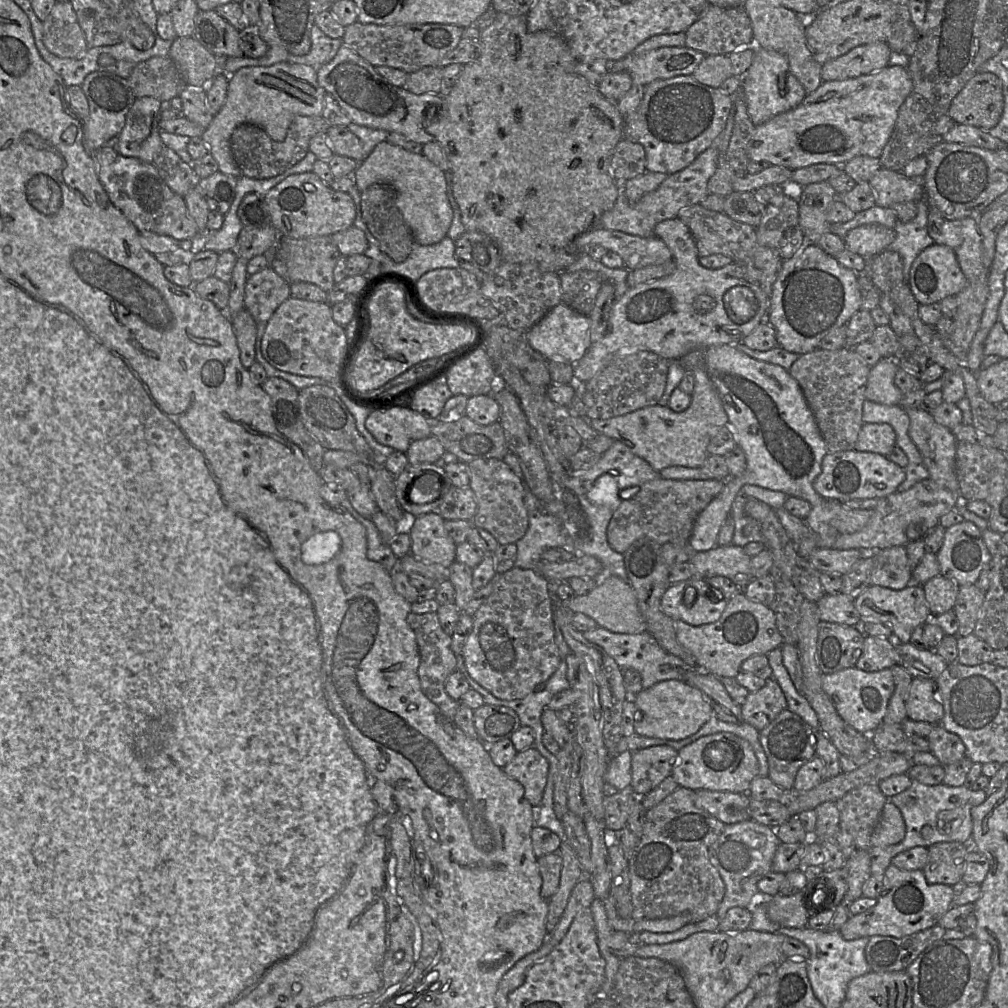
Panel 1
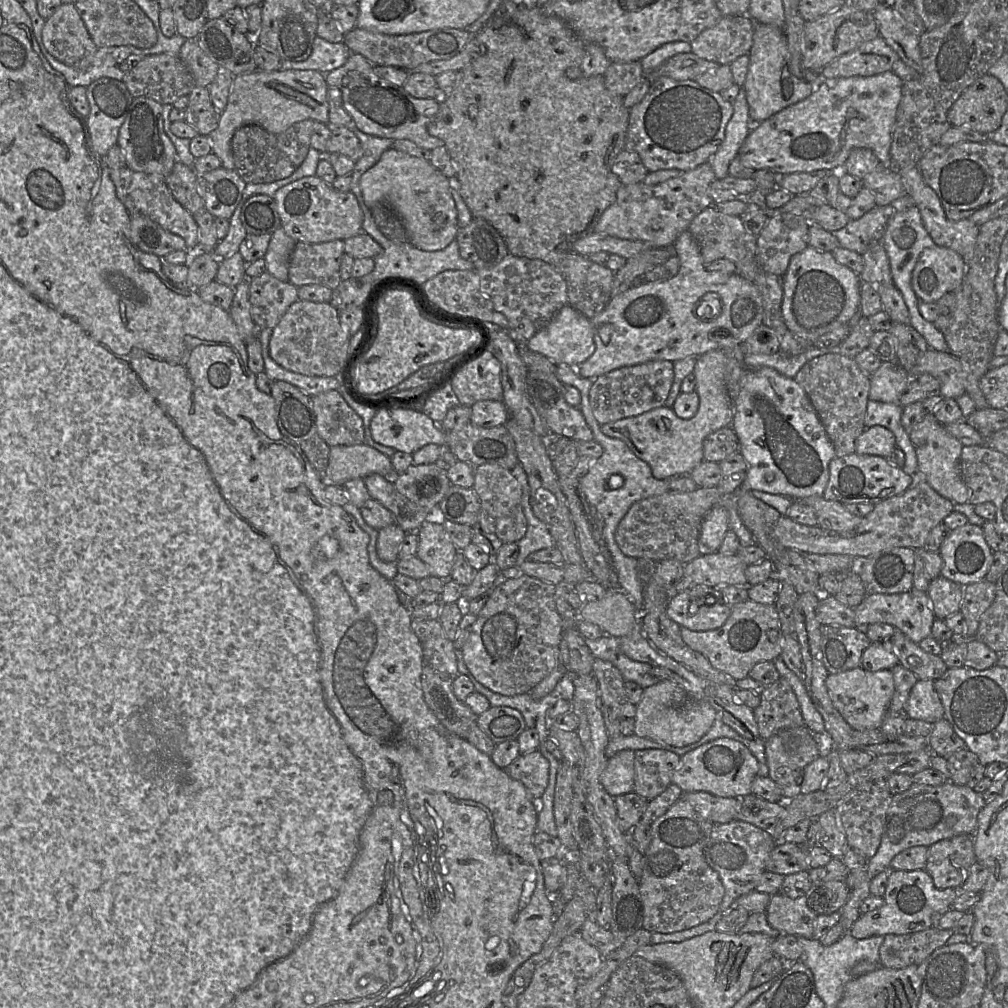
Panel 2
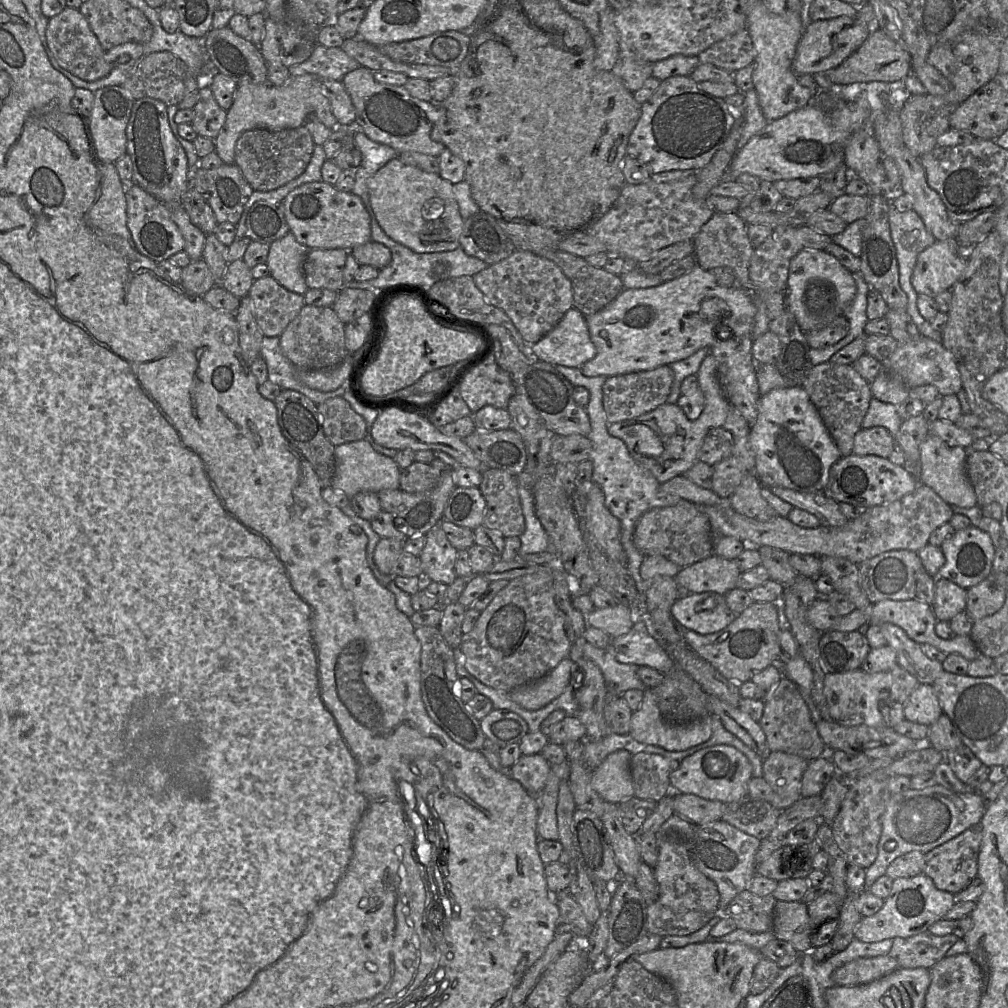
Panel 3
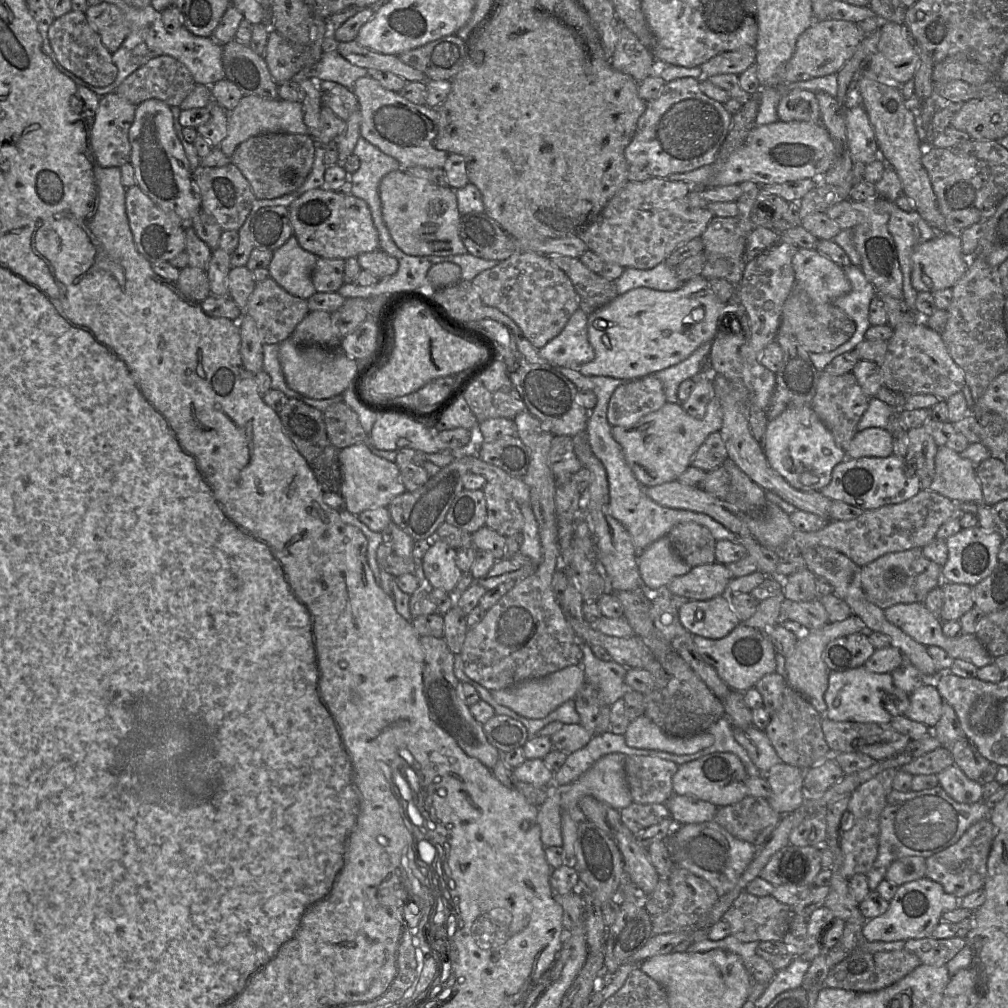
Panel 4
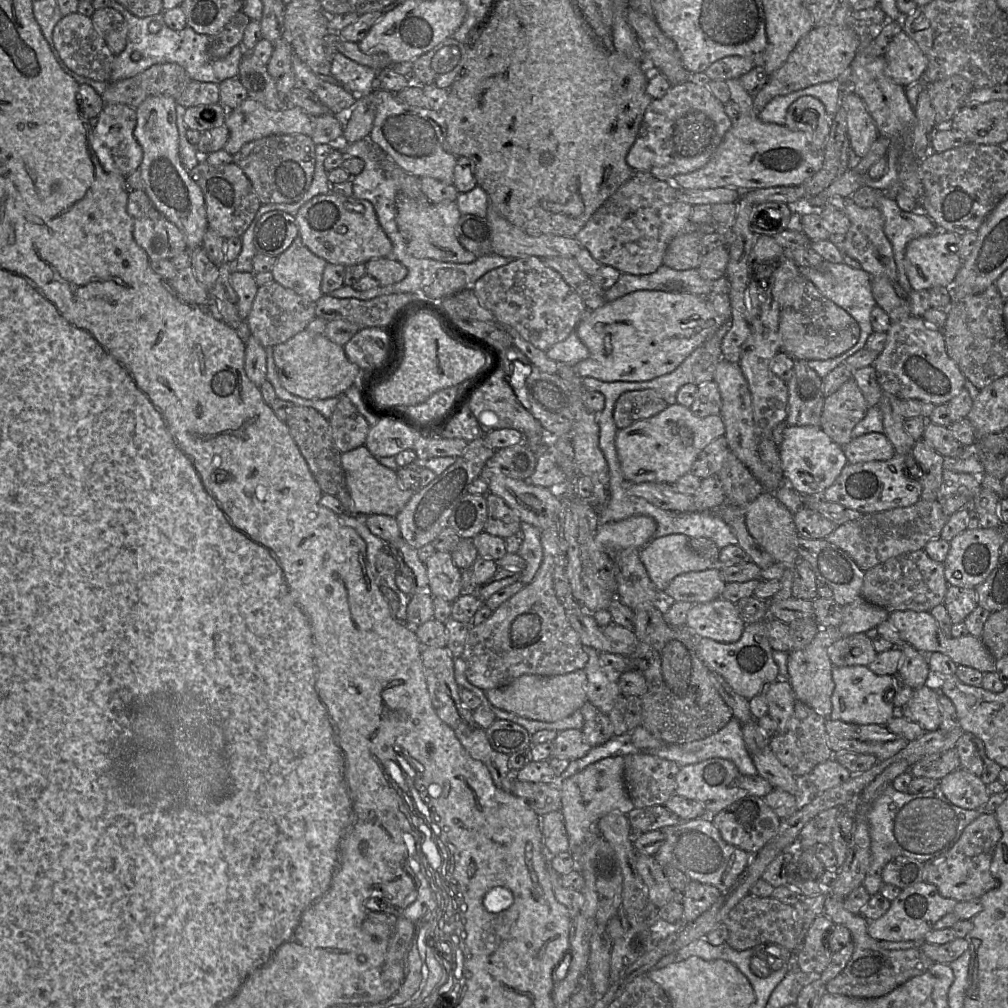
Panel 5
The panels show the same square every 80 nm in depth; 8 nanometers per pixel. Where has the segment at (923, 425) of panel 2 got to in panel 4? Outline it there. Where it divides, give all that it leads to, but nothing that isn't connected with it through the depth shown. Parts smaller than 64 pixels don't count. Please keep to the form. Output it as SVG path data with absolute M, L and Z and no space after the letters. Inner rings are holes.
M938 446L935 456L935 474L929 489L956 503L983 503L981 484L975 464L945 446Z

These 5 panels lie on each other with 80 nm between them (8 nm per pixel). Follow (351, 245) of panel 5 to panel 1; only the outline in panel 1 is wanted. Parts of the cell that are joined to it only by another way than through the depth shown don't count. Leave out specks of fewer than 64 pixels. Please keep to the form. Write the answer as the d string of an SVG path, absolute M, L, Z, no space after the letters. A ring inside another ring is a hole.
M313 172L294 174L285 178L263 198L271 216L272 227L281 237L305 239L331 236L353 226L356 218L356 206L351 195L335 191Z

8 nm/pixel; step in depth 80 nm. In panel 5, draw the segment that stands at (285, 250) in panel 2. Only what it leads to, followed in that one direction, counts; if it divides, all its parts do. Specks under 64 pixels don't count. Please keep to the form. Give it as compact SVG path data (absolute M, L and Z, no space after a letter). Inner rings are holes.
M298 235L291 246L276 258L271 270L274 281L296 294L316 302L322 295L321 281L327 261L315 255L303 243Z

